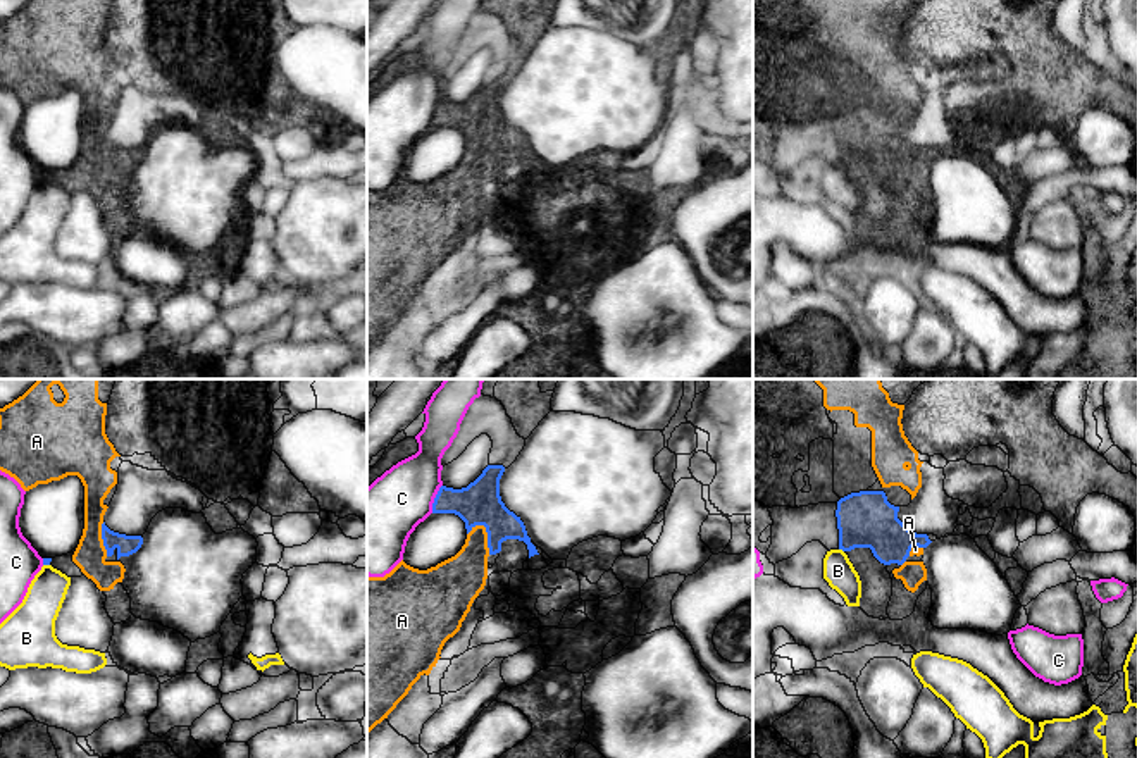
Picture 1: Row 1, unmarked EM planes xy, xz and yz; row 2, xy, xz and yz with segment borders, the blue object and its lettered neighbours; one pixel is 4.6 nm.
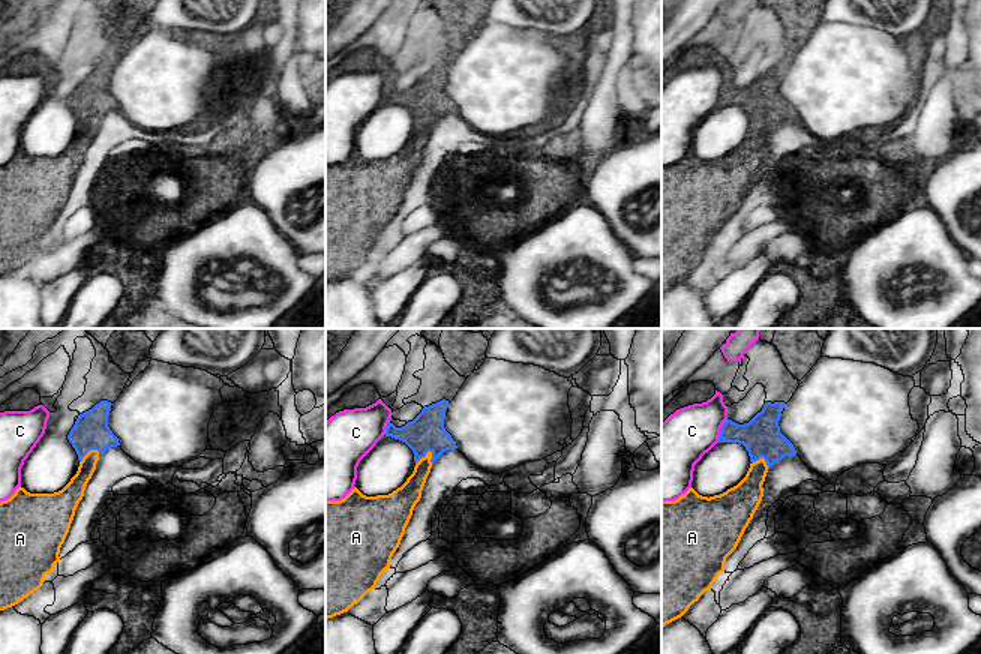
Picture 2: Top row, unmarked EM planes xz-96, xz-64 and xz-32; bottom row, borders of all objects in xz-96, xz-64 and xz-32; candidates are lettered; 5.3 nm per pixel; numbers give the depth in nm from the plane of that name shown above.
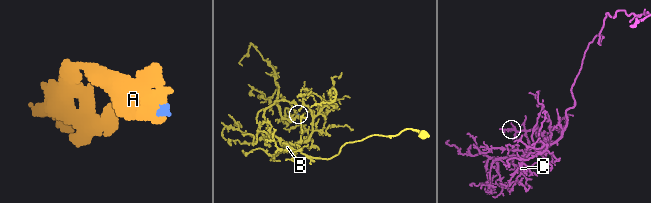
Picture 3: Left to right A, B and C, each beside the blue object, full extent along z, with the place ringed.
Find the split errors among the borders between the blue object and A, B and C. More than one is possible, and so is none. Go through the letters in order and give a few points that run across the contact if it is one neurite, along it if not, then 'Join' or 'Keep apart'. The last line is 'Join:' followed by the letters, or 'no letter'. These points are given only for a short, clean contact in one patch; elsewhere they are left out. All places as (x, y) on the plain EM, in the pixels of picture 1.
A: Line: xz (479, 118), (488, 135), (488, 149), (459, 193). Join
B: Keep apart
C: Line: xz (441, 99), (431, 126). Keep apart
Join: A

